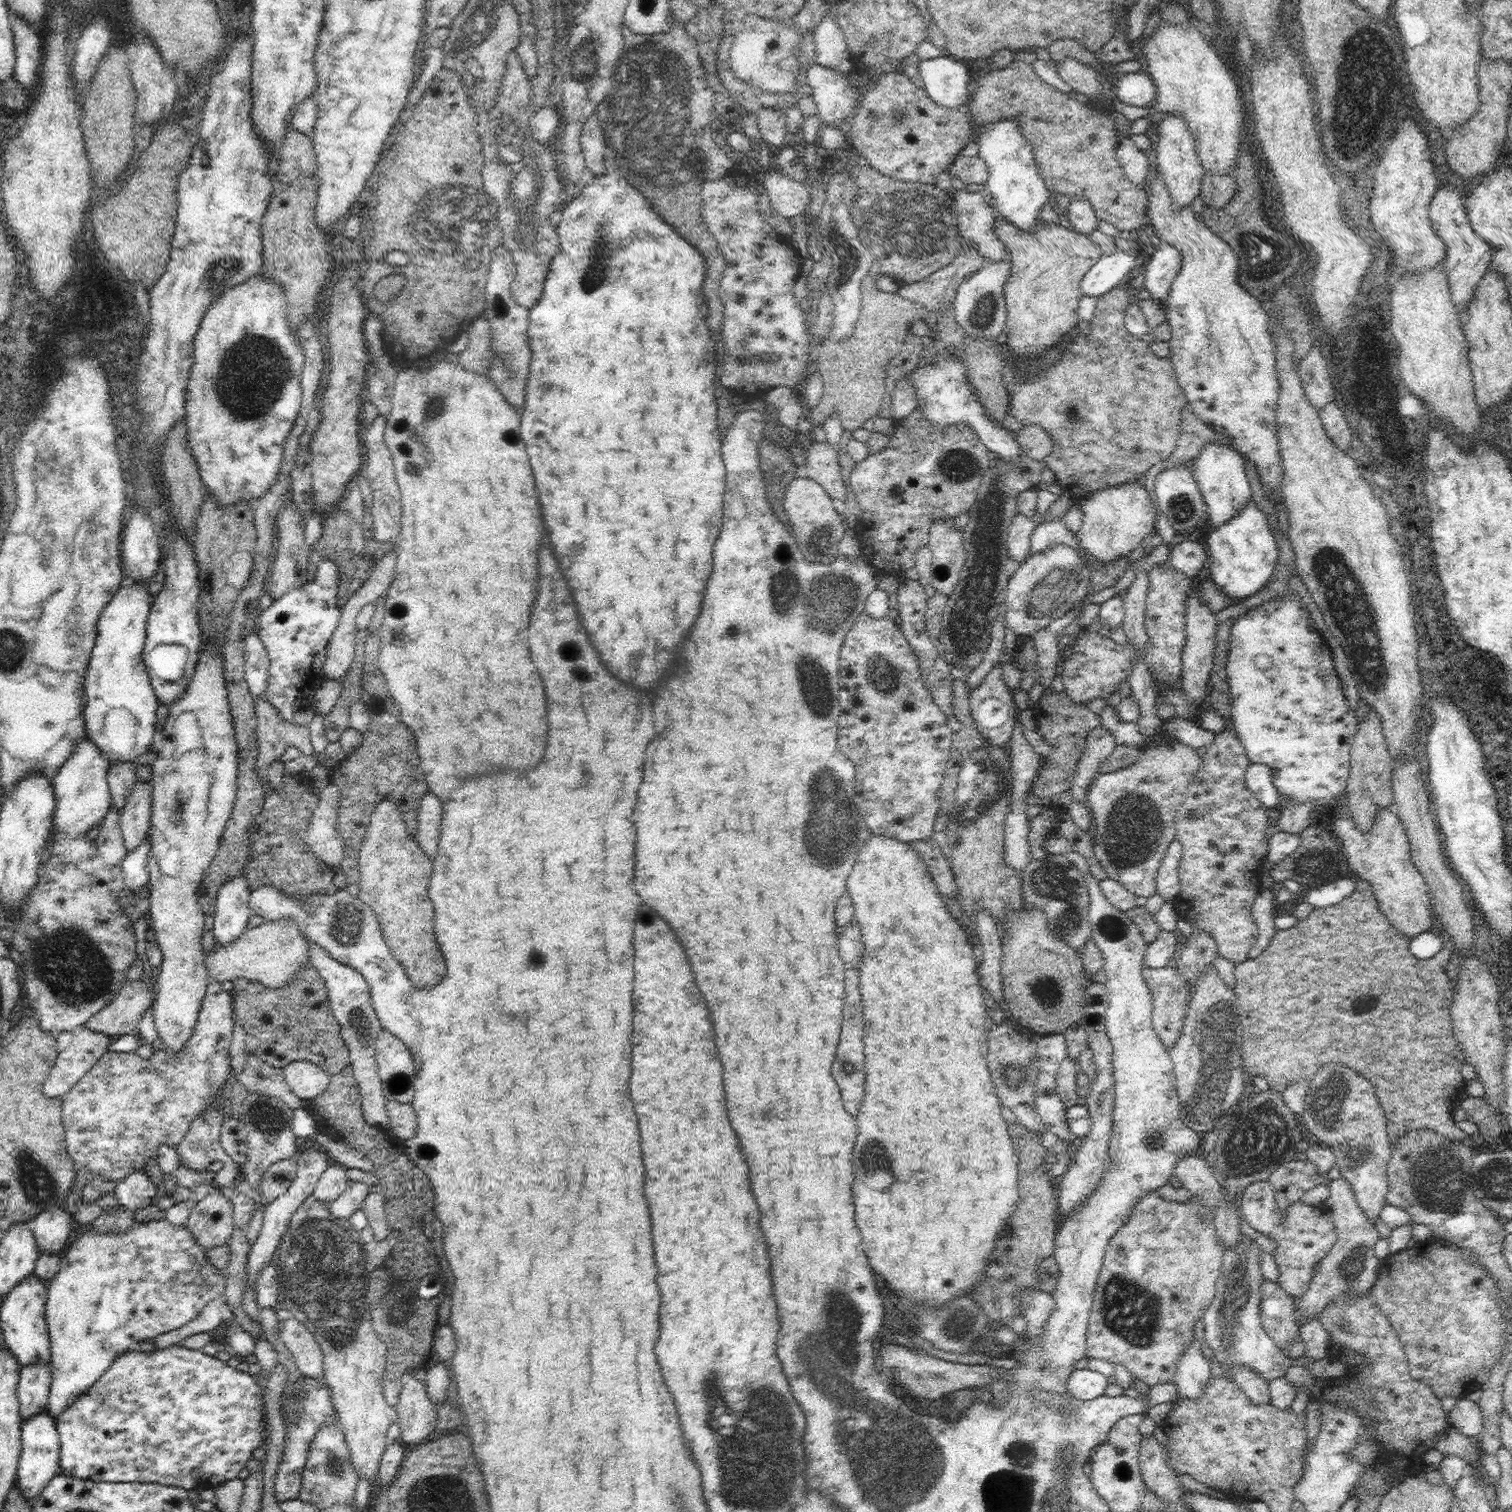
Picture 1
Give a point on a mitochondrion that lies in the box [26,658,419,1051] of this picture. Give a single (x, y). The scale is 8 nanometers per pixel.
(70, 964)

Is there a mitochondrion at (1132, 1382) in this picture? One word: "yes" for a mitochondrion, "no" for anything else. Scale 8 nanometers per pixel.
no

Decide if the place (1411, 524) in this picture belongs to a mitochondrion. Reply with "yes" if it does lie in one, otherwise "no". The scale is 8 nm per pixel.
no

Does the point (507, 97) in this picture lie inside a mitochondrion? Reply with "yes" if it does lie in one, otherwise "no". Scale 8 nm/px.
no

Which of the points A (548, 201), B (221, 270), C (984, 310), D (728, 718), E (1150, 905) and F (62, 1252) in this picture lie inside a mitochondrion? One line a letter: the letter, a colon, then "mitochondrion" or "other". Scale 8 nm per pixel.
A: other
B: mitochondrion
C: mitochondrion
D: other
E: other
F: other

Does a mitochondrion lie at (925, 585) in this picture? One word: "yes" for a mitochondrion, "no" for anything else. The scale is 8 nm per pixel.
no

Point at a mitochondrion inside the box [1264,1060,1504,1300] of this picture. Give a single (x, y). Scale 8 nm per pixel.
(1436, 1172)

